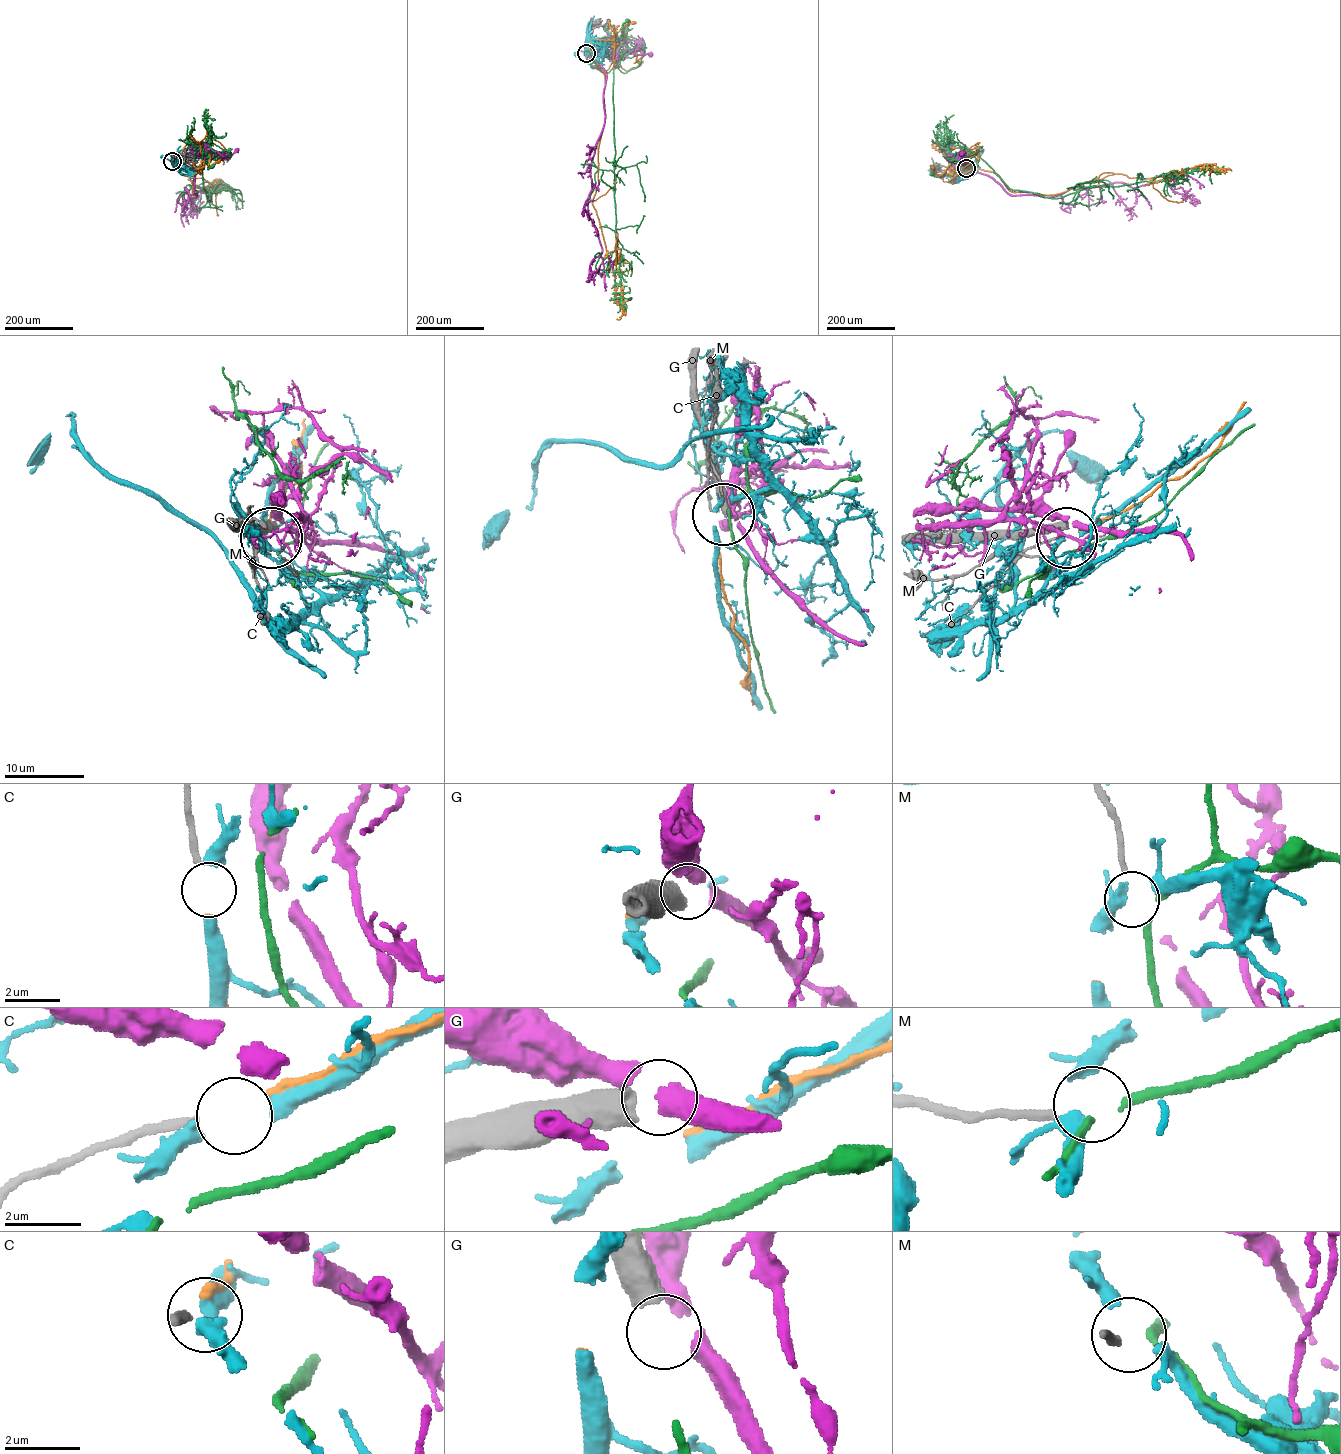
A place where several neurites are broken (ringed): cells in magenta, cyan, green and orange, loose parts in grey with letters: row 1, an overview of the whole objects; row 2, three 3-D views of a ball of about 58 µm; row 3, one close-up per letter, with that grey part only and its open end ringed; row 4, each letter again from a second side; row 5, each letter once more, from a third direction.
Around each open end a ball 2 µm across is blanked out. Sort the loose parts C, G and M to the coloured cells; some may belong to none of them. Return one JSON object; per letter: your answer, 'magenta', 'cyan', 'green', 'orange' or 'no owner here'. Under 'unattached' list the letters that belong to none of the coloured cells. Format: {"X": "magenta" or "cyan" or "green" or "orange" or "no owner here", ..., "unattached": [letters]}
{"C": "orange", "G": "no owner here", "M": "green", "unattached": ["G"]}

